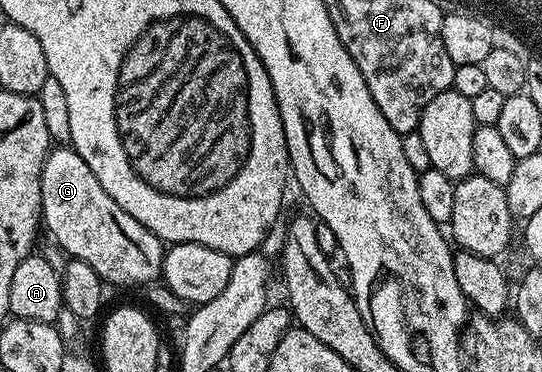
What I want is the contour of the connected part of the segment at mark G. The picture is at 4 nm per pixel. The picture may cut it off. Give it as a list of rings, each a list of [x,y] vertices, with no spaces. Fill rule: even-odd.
[[[54,147],[46,156],[46,162],[42,168],[40,179],[40,191],[42,192],[42,225],[54,236],[54,241],[67,254],[67,258],[88,263],[96,275],[102,277],[107,286],[110,285],[142,285],[149,287],[162,276],[162,259],[164,256],[164,243],[153,233],[144,227],[104,187],[100,187],[100,179],[92,175],[92,167],[80,159],[80,155],[73,147]]]

